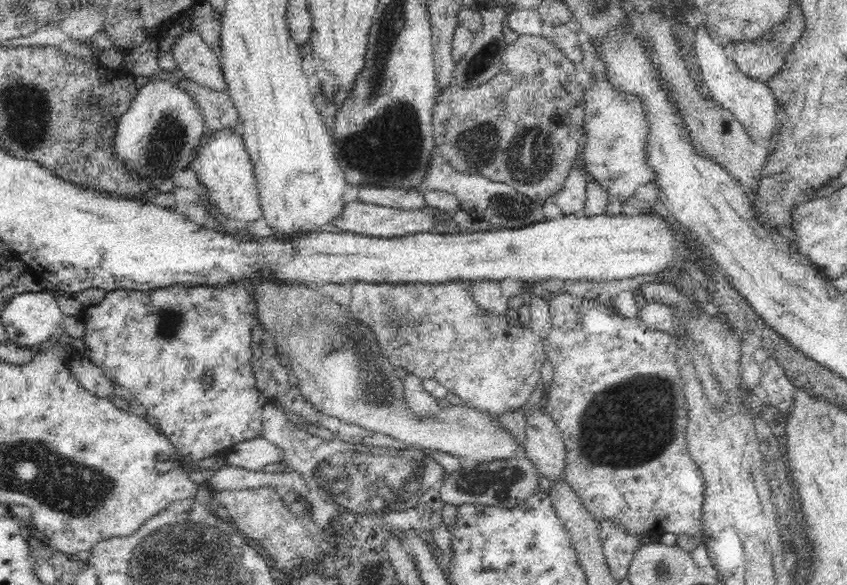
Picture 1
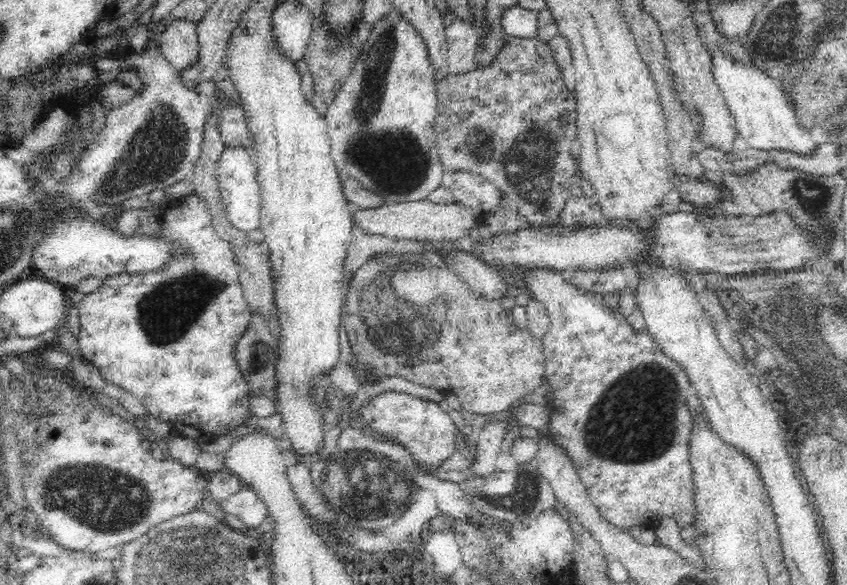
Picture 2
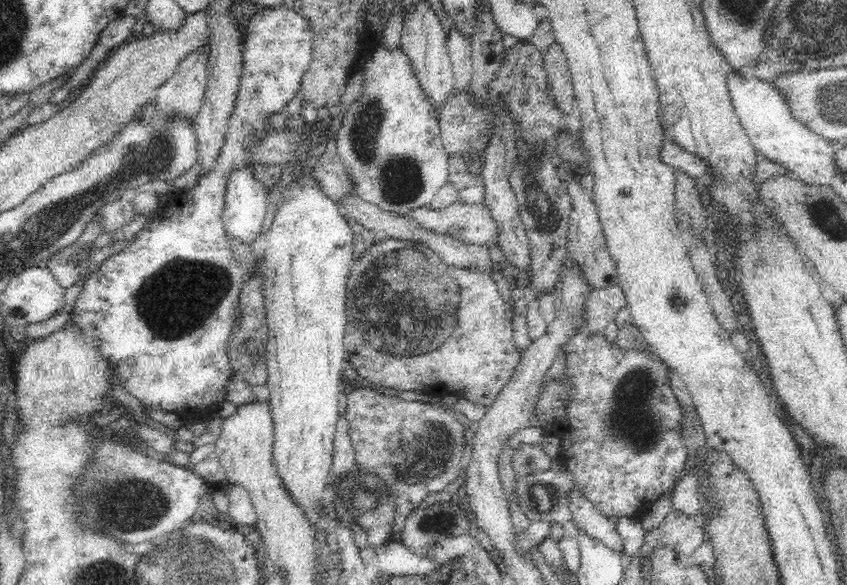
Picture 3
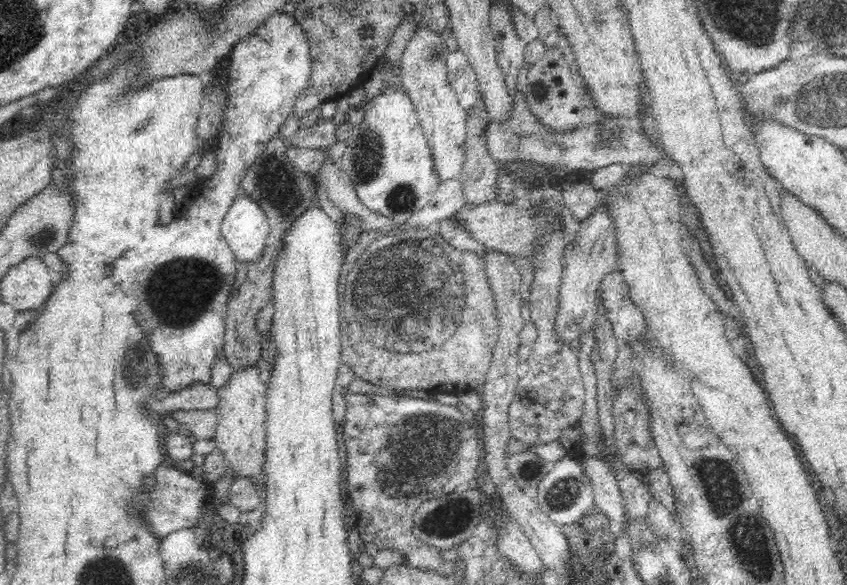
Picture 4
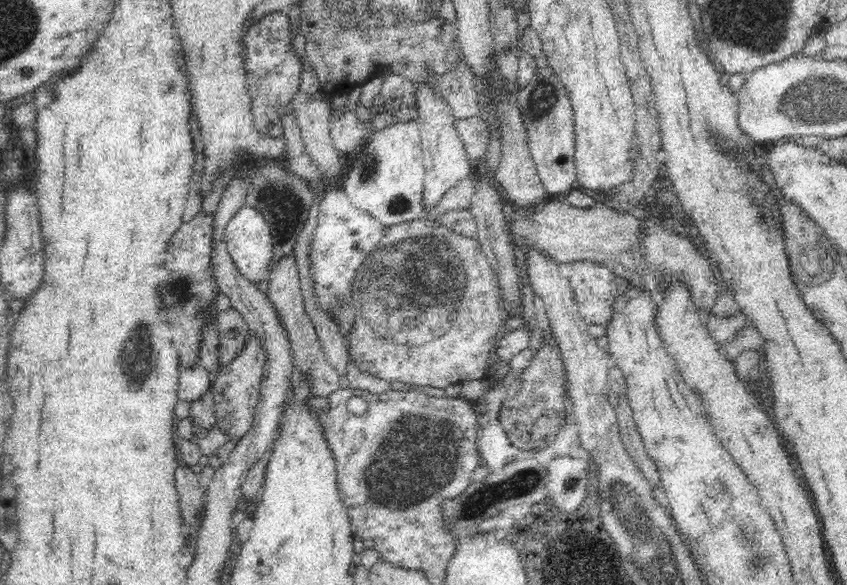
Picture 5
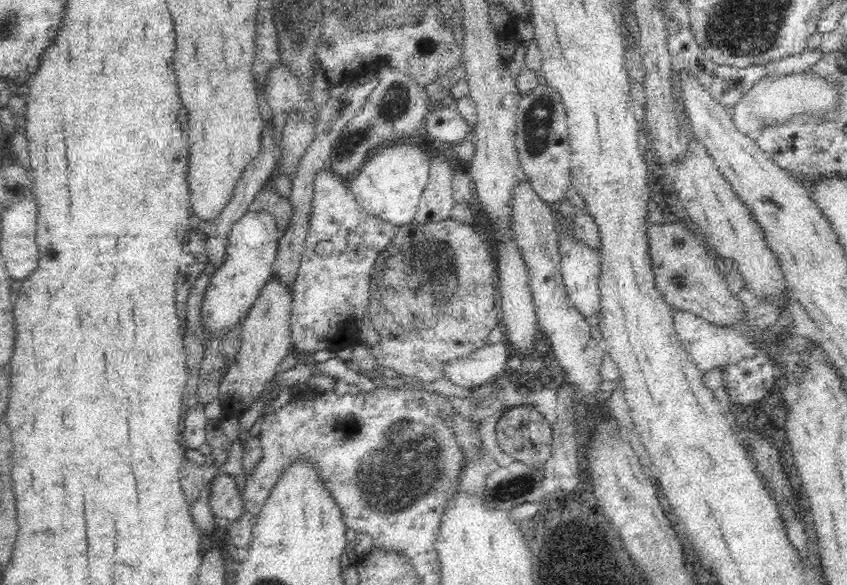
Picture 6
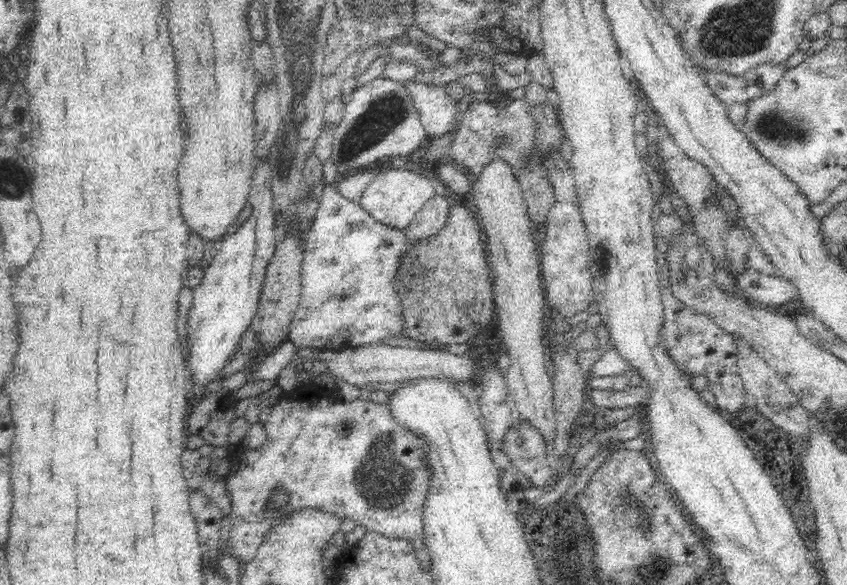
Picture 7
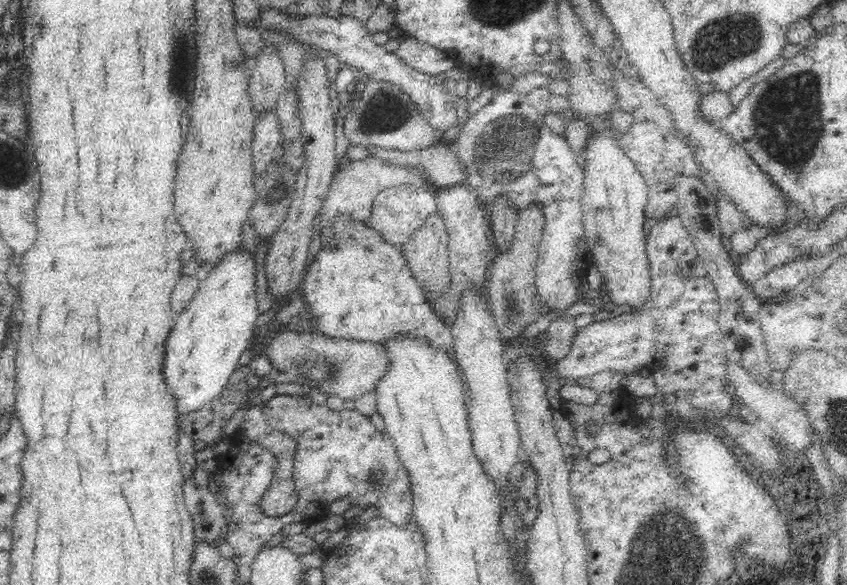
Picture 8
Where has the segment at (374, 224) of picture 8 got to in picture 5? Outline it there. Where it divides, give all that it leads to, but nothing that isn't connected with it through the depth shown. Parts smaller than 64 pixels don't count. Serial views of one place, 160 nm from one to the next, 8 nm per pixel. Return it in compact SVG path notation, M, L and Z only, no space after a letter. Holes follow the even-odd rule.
M396 120L384 130L376 130L371 140L350 159L352 167L342 180L342 189L356 209L372 215L385 227L424 219L423 160L419 124Z

